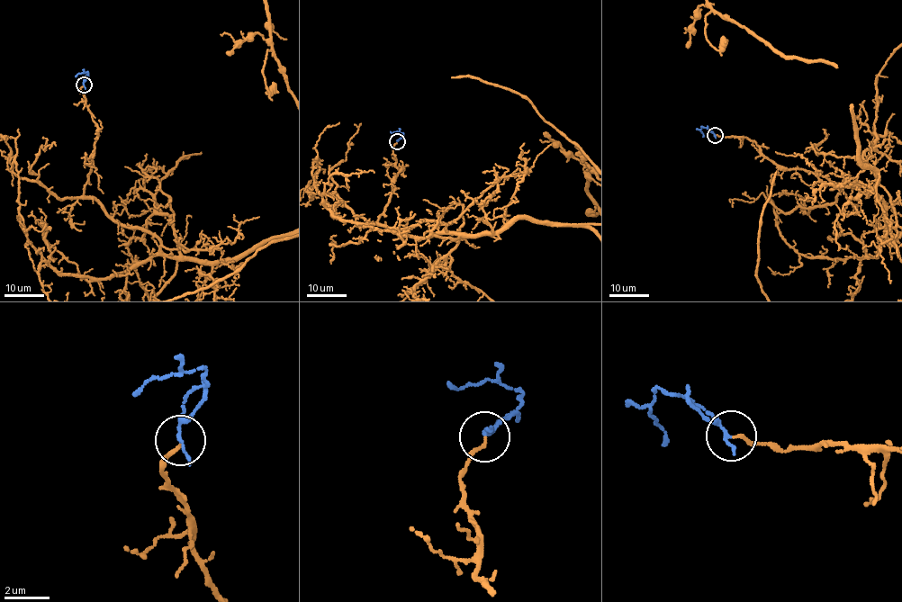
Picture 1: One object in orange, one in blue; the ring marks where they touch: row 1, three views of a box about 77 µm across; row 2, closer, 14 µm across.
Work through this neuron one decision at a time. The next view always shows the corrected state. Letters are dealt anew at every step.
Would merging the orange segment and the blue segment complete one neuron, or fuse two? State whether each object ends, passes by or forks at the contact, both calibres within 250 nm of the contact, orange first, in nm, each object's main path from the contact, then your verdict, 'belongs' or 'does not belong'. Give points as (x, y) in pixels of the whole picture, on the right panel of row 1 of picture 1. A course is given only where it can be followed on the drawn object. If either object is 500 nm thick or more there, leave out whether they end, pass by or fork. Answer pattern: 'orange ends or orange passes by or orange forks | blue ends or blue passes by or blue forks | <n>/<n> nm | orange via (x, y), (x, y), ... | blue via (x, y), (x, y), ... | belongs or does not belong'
orange ends | blue forks | 130/100 nm | blue via (715, 134), (702, 128), (704, 137) | belongs

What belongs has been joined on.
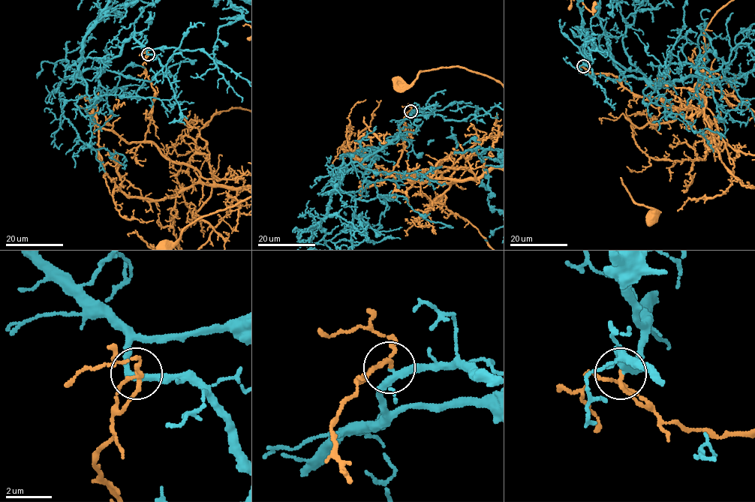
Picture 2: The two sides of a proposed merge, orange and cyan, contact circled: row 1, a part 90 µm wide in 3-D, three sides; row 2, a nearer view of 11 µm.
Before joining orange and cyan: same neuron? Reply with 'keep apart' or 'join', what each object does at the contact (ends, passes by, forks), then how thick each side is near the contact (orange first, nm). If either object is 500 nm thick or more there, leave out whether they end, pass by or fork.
keep apart; orange ends; cyan passes by; calibres 170 and 280 nm

